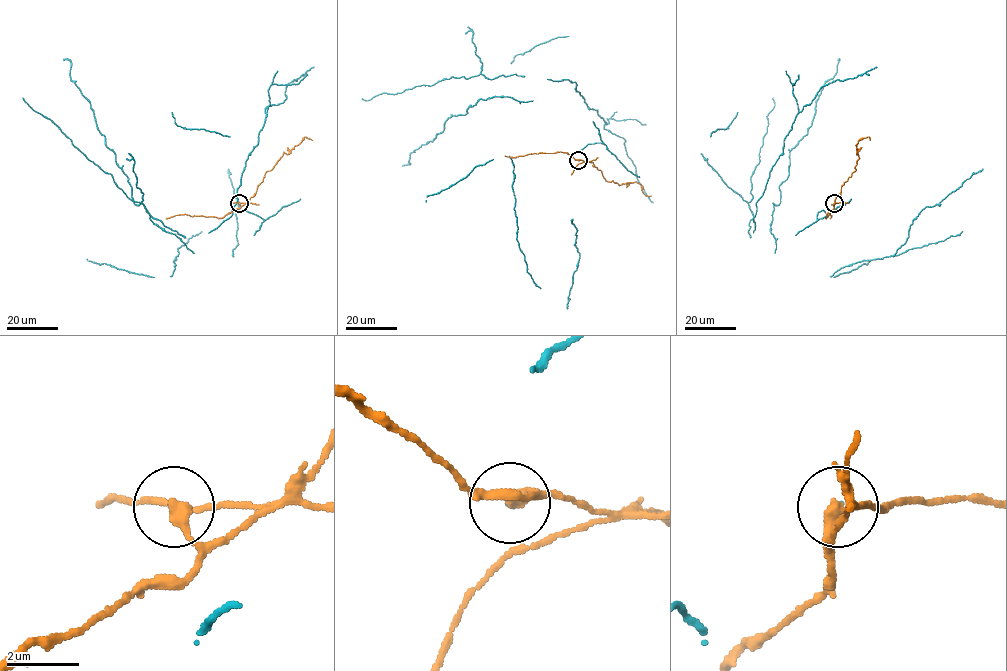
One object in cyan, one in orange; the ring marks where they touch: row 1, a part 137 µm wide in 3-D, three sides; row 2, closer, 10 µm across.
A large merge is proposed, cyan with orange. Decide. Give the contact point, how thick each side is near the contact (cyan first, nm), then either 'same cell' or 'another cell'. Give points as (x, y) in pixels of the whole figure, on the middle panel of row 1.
at (578, 160); 40 nm thick on the cyan side, 360 nm on the other; another cell

